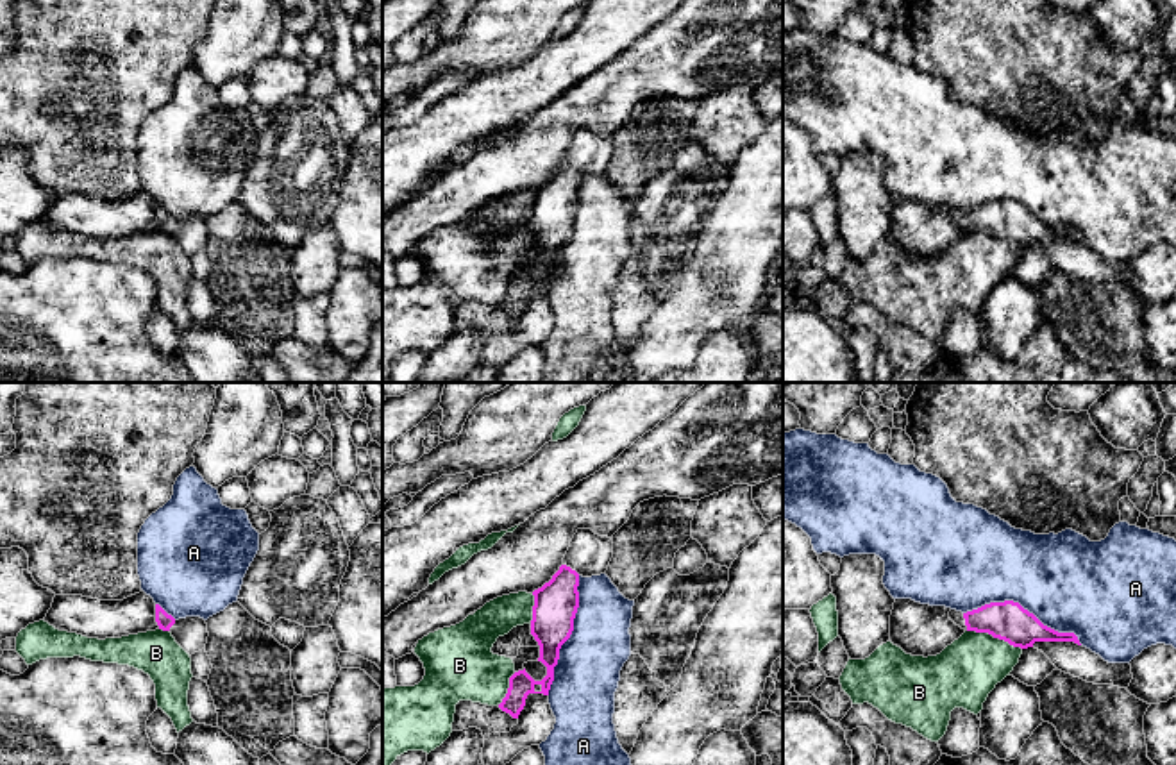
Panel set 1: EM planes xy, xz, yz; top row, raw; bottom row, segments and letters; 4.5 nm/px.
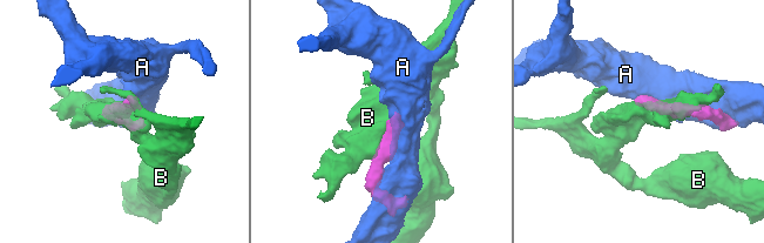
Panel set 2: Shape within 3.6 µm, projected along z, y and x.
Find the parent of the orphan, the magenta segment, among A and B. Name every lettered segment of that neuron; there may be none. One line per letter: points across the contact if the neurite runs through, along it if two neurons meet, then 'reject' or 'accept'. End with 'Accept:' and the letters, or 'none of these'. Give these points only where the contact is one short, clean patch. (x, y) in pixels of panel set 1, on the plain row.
A: reject
B: reject
Accept: none of these

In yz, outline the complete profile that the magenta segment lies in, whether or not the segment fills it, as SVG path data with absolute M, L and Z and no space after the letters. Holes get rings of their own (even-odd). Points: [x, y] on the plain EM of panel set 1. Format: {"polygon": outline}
{"polygon": "M1013 200L990 202L967 213L951 209L949 218L965 231L988 232L1021 248L1033 247L1035 241L1074 241L1081 245L1074 232L1058 232L1044 225Z"}

